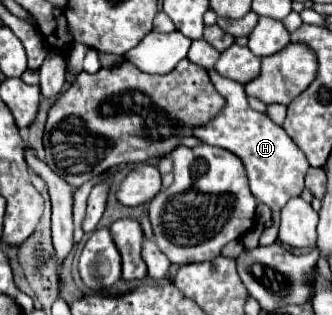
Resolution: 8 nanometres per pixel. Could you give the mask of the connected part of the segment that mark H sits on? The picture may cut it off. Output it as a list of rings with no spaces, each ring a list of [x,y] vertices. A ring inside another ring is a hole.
[[[215,69],[209,71],[209,77],[211,77],[215,89],[225,97],[227,103],[225,103],[223,111],[215,117],[215,121],[209,121],[207,125],[197,127],[193,131],[193,135],[199,137],[207,145],[217,145],[217,147],[223,147],[223,149],[235,153],[243,161],[243,165],[247,169],[251,193],[255,195],[257,201],[265,203],[273,211],[273,225],[269,231],[263,231],[261,239],[259,239],[259,245],[271,245],[277,241],[279,213],[281,213],[283,205],[291,197],[299,197],[303,191],[303,179],[309,169],[307,157],[303,157],[303,151],[299,147],[295,147],[295,143],[291,141],[291,137],[287,137],[287,131],[281,125],[275,125],[265,113],[253,111],[247,105],[243,85],[221,77]]]

